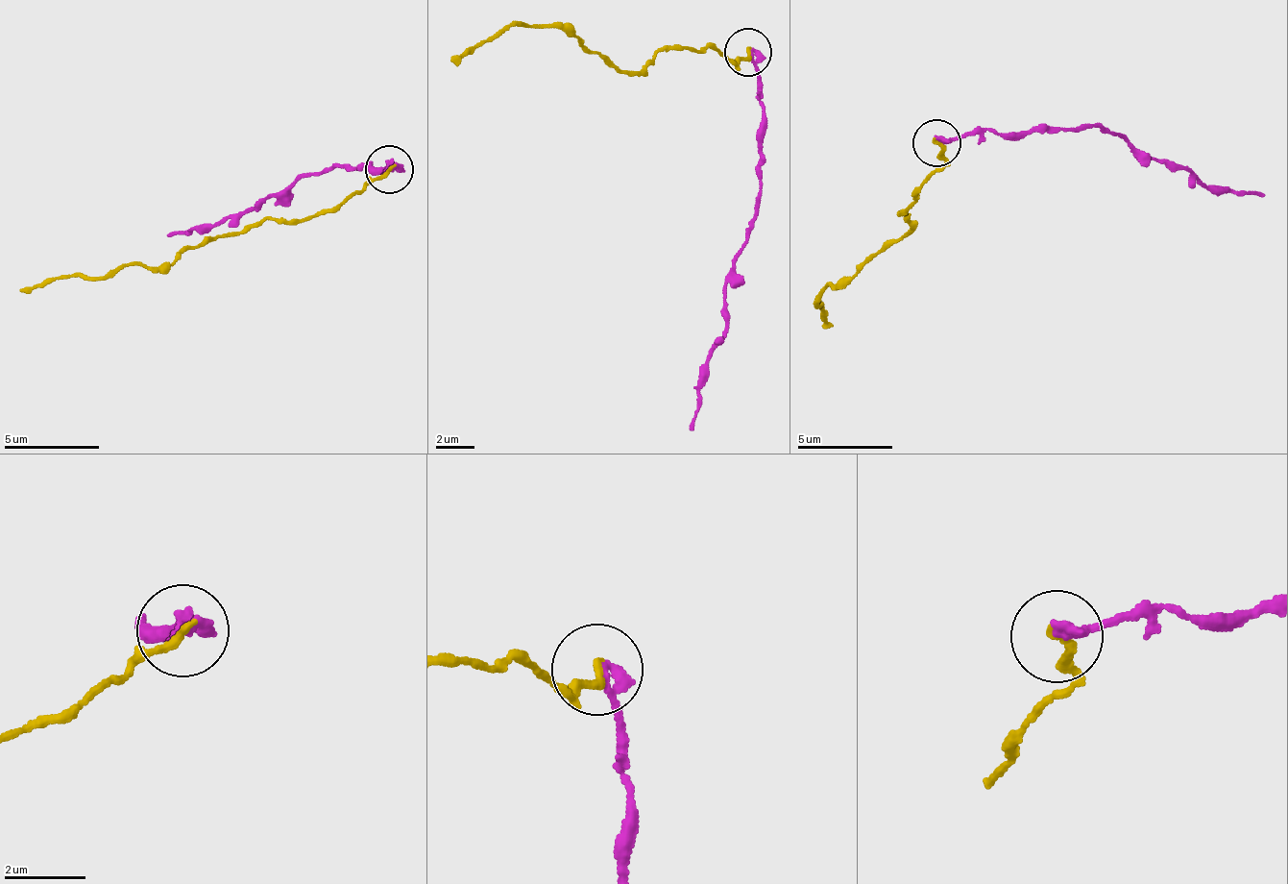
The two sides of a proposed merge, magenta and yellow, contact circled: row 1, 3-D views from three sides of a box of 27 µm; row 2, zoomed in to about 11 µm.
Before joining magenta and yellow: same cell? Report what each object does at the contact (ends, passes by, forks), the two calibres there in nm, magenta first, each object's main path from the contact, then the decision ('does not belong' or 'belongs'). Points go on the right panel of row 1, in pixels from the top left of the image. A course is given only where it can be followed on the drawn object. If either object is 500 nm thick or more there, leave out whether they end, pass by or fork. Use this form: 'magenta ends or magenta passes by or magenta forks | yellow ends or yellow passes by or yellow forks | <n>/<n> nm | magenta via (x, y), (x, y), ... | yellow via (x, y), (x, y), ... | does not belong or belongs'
magenta ends | yellow ends | 260/200 nm | magenta via (935, 141), (978, 132), (1101, 125), (1124, 134), (1143, 156), (1192, 170), (1202, 183), (1262, 194) | yellow via (935, 141), (945, 164), (898, 212), (911, 233), (873, 254), (846, 279), (825, 285), (814, 303), (827, 328) | does not belong

